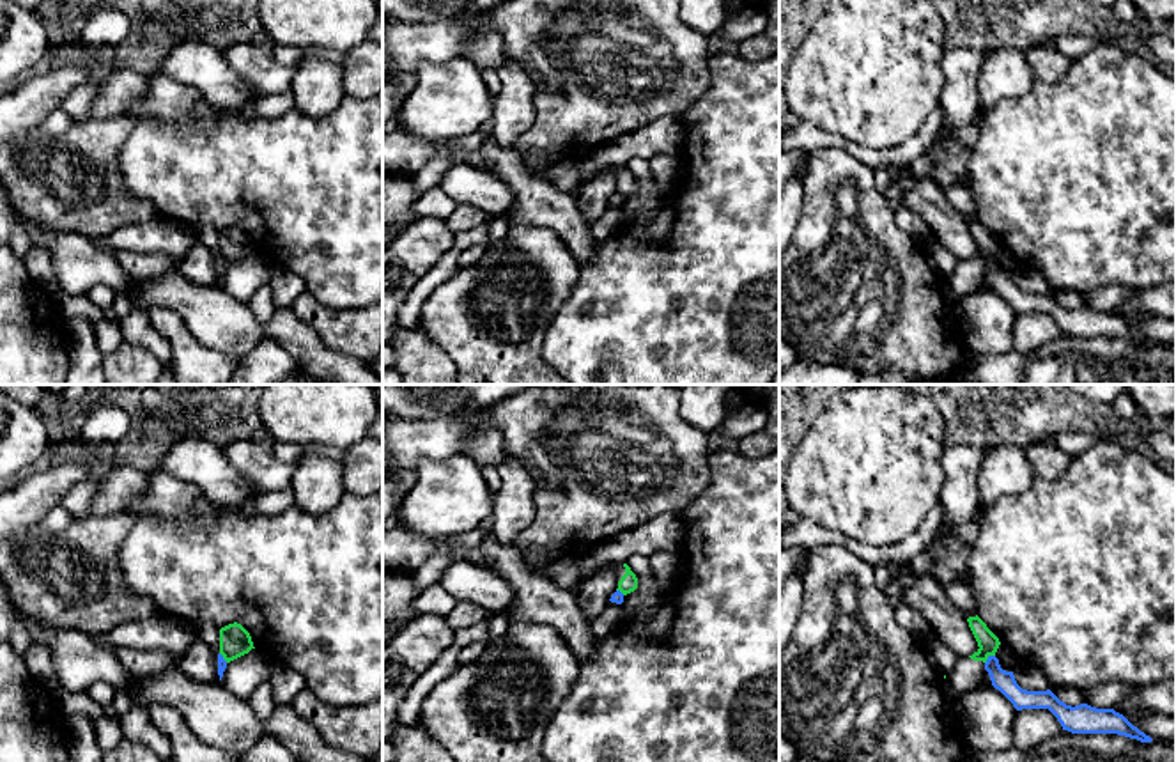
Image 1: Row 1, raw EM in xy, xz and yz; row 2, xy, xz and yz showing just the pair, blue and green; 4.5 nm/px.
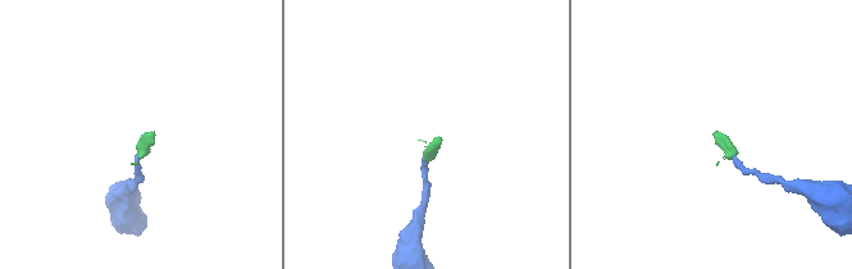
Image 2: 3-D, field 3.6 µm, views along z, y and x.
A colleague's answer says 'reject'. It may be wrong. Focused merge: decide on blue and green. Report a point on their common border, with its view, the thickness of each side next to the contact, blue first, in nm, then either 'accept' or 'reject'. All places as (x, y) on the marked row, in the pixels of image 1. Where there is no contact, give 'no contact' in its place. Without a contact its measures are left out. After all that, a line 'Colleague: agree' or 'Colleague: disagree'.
meets blue in yz at (989, 658); 100 nm thick on the blue side, 90 nm on the other; reject
Colleague: agree

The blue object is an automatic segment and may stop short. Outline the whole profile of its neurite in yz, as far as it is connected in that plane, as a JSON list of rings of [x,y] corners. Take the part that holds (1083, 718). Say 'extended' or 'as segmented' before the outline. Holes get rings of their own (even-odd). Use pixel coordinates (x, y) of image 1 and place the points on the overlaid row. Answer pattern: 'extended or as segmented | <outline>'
as segmented | [[[988,656],[985,670],[990,675],[992,686],[999,689],[1017,711],[1048,709],[1057,718],[1063,730],[1072,734],[1118,734],[1141,743],[1153,741],[1114,709],[1096,709],[1087,704],[1072,707],[1061,702],[1050,689],[1022,689],[1017,684],[1013,672],[1002,670],[995,656]]]

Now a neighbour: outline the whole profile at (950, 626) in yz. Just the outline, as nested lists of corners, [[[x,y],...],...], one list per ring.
[[[891,562],[891,583],[901,603],[917,610],[930,624],[933,640],[946,643],[956,657],[978,652],[978,641],[965,615],[949,601],[933,576],[905,576],[907,564]]]

